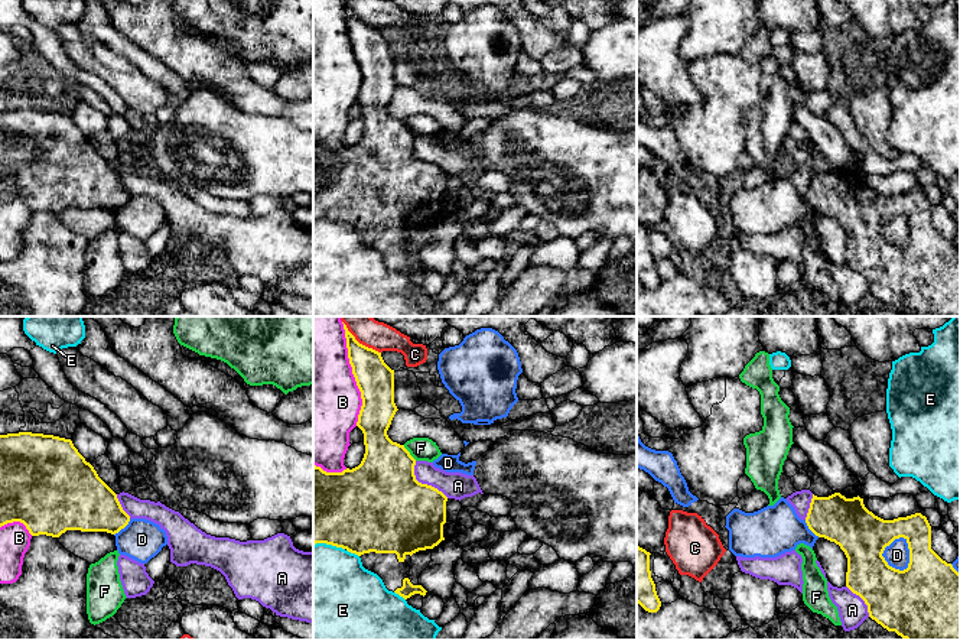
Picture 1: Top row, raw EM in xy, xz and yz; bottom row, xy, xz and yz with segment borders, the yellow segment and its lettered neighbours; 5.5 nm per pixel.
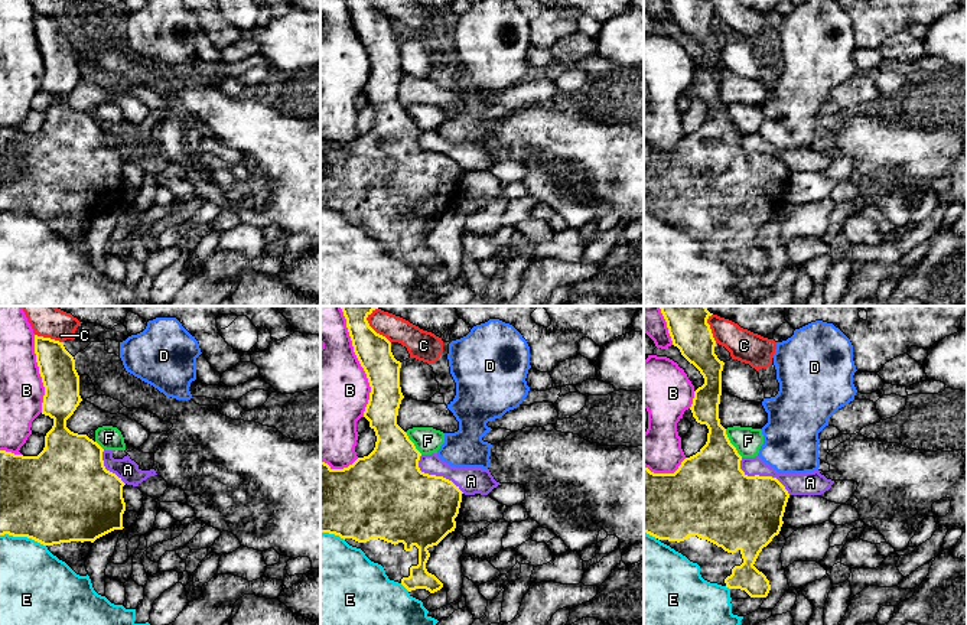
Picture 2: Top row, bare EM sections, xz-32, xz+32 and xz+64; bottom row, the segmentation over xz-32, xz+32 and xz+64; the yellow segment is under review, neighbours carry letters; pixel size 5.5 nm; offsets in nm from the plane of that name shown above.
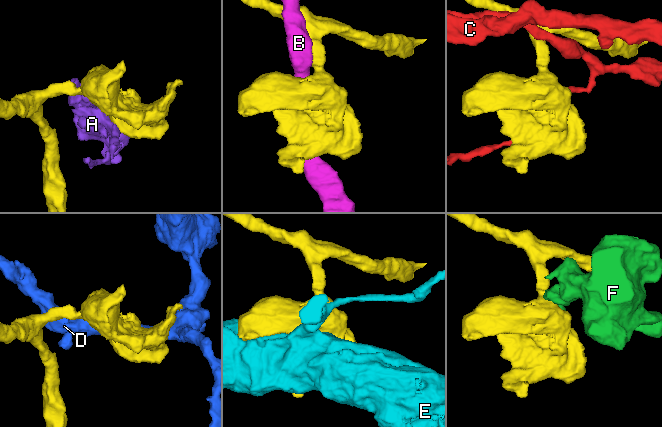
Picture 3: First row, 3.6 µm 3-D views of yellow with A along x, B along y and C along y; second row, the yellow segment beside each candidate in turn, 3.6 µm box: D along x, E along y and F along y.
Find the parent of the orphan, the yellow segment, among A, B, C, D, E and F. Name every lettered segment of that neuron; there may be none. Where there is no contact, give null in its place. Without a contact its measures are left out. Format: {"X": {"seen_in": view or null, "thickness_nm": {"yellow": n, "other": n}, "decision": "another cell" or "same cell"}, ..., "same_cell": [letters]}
{"A": {"seen_in": "xz", "thickness_nm": {"yellow": 480, "other": 150}, "decision": "same cell"}, "B": {"seen_in": "xz", "thickness_nm": {"yellow": 200, "other": 500}, "decision": "another cell"}, "C": {"seen_in": "xz", "thickness_nm": {"yellow": 200, "other": 160}, "decision": "another cell"}, "D": {"seen_in": "yz", "thickness_nm": {"yellow": 400, "other": 140}, "decision": "another cell"}, "E": {"seen_in": "xz", "thickness_nm": {"yellow": 480, "other": 480}, "decision": "another cell"}, "F": {"seen_in": "xz", "thickness_nm": {"yellow": 380, "other": 130}, "decision": "another cell"}, "same_cell": ["A"]}

